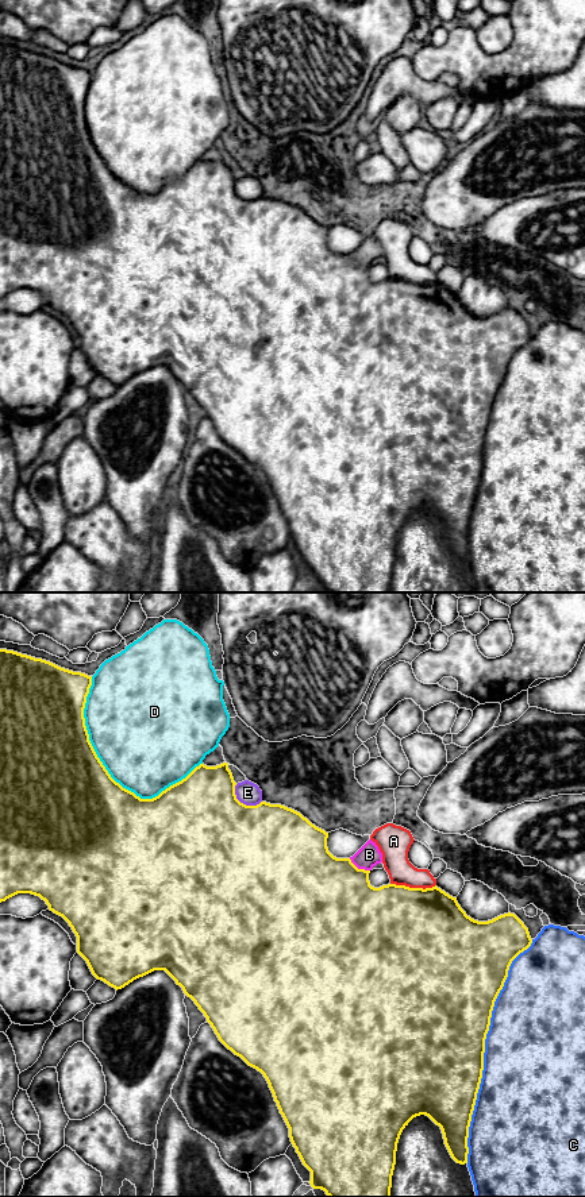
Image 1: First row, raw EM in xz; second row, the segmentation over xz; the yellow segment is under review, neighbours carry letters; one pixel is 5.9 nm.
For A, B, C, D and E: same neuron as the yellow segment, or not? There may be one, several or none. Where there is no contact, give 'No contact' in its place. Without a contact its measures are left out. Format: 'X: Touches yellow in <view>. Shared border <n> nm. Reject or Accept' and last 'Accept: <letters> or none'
A: Touches yellow in xz. Shared border 280 nm. Reject
B: Touches yellow in xz. Shared border 150 nm. Reject
C: Touches yellow in xz. Shared border 1400 nm. Reject
D: Touches yellow in xz. Shared border 850 nm. Reject
E: Touches yellow in xz. Shared border 190 nm. Reject
Accept: none

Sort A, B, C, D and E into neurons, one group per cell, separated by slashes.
A / B / C / D / E

